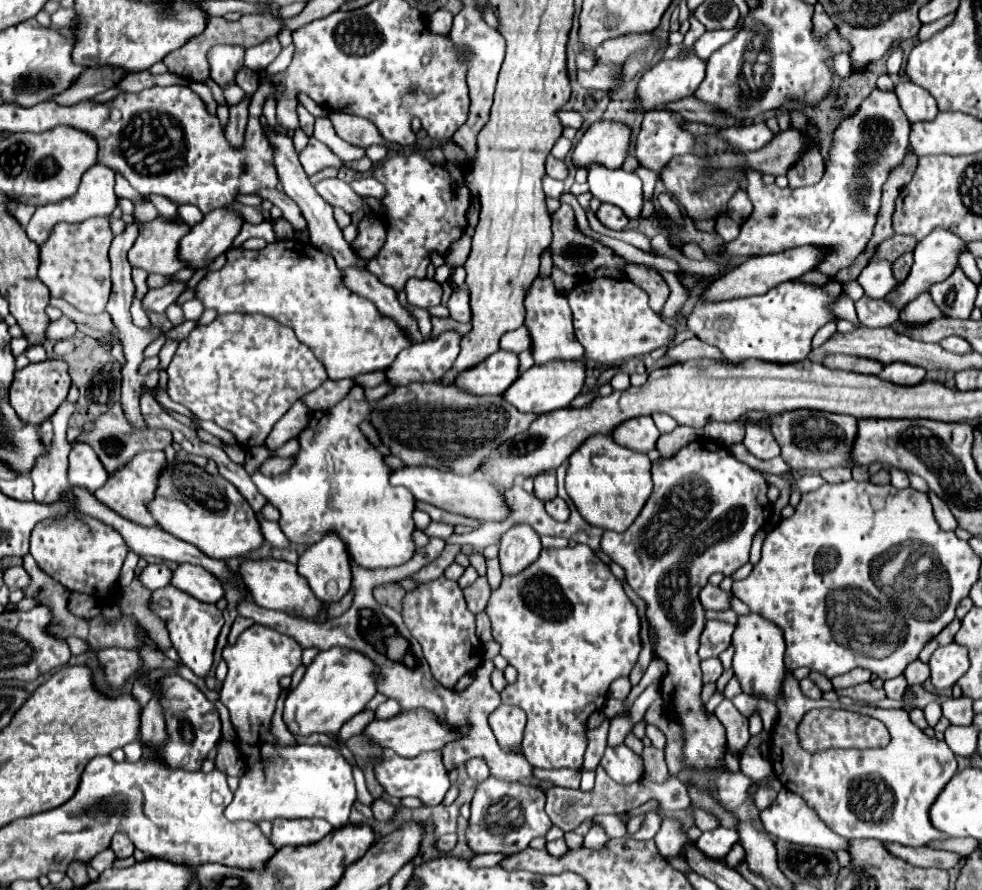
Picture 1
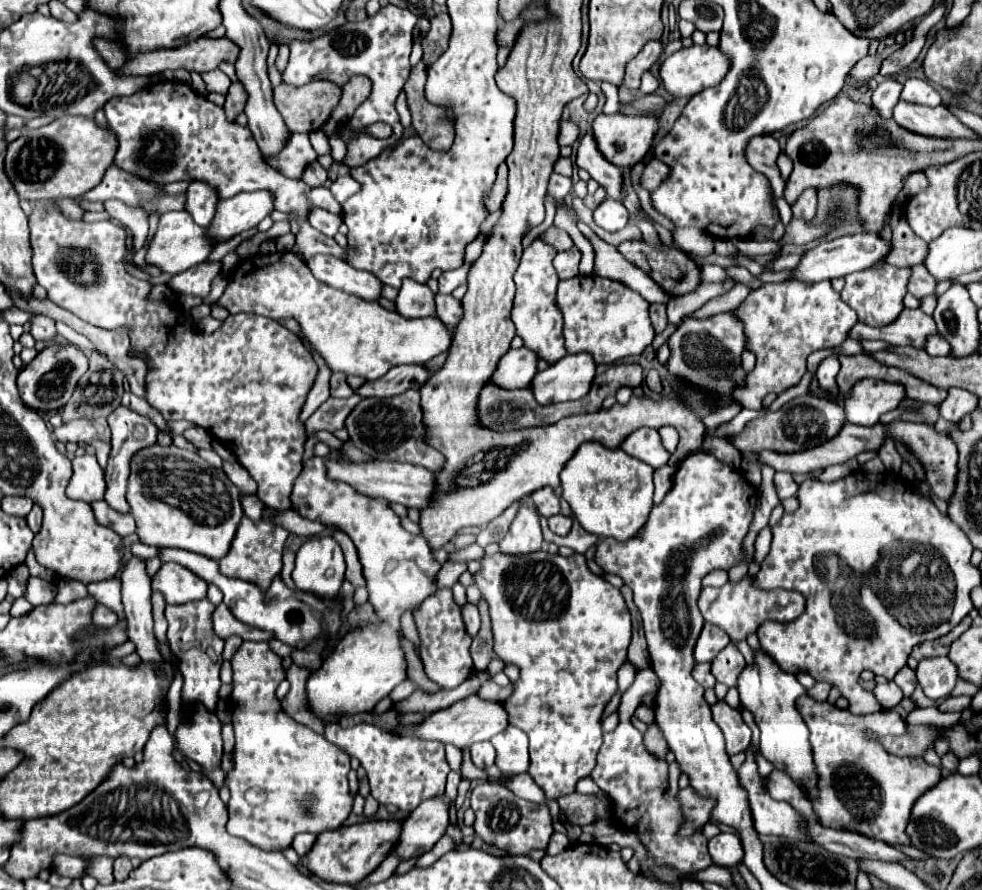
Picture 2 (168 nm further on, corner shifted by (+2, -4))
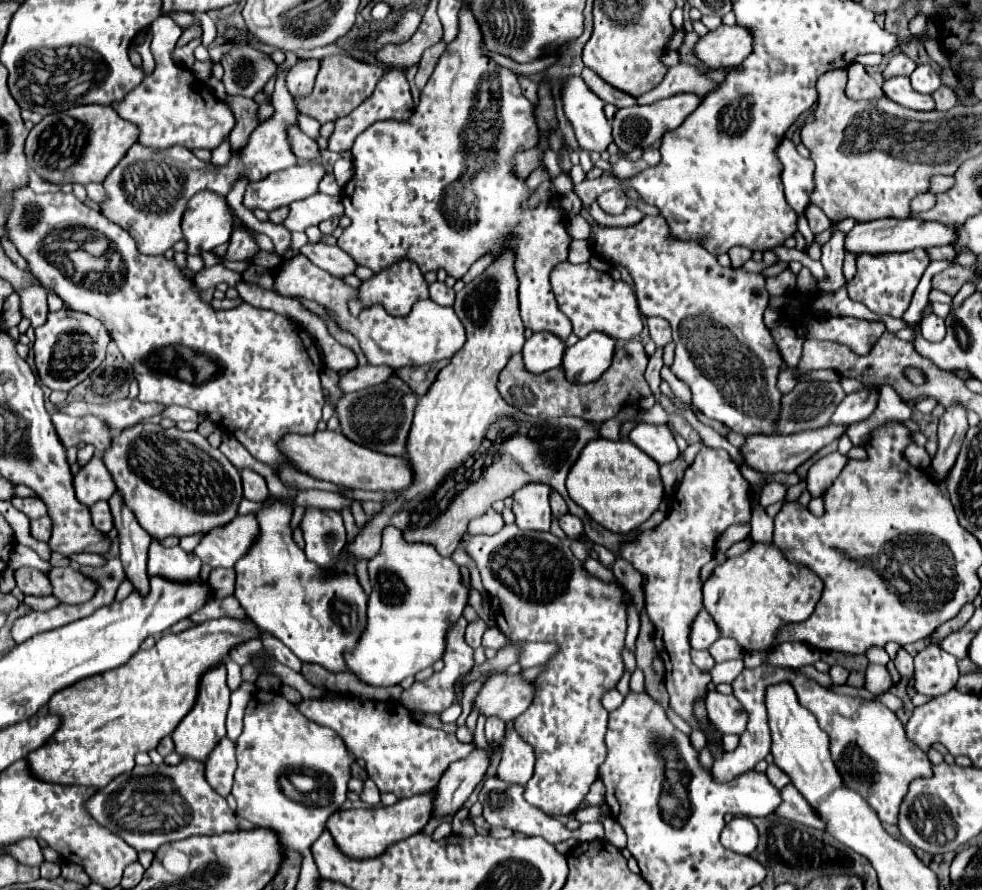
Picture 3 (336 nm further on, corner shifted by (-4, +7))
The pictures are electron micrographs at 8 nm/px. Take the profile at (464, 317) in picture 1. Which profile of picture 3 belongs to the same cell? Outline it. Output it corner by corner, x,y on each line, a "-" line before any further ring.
434,282
430,286
430,298
440,306
452,306
454,304
454,290
448,288
444,282

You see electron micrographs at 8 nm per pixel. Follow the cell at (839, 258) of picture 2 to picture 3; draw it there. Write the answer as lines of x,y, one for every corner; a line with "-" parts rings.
882,218
872,222
862,222
846,234
846,250
860,252
908,252
914,248
934,248
954,244
958,238
958,228
946,226
942,222
926,222
918,218

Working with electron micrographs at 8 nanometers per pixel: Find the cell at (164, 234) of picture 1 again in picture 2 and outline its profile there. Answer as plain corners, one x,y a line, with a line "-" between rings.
168,211
160,217
158,229
150,239
150,243
146,245
146,263
152,267
158,267
164,273
176,275
206,261
212,247
214,245
210,241
210,235
206,235
206,229
196,225
186,211

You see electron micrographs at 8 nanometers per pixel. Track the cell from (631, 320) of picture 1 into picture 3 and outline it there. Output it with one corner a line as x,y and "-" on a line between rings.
562,262
554,266
550,274
550,284
556,294
558,308
570,318
574,334
584,338
586,334
598,330
616,340
630,340
642,332
642,316
636,304
636,296
626,282
616,282
610,274
600,272
586,264

